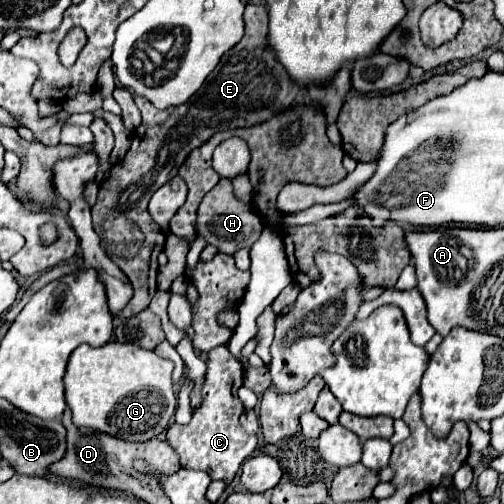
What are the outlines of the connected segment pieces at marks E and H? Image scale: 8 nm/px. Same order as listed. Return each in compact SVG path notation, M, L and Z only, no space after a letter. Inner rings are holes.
M246 5L244 29L246 33L242 41L222 57L222 61L210 73L198 93L184 105L160 111L144 97L134 95L134 101L142 113L142 123L134 131L128 153L118 165L112 167L110 179L102 183L98 201L92 207L94 229L100 237L100 247L120 269L124 269L134 289L134 295L126 309L122 313L116 313L114 317L128 319L132 315L138 315L148 307L154 293L158 291L156 257L164 249L166 237L148 215L148 201L152 193L166 181L170 181L178 173L188 153L204 145L214 133L264 123L276 113L288 109L298 95L298 85L288 77L286 69L282 69L278 59L274 57L274 51L266 43L268 13L262 5Z
M220 179L220 183L202 199L198 209L198 235L202 235L206 243L218 247L220 253L234 255L238 249L250 247L260 233L262 233L260 219L252 213L250 205L244 205L234 197L230 179Z

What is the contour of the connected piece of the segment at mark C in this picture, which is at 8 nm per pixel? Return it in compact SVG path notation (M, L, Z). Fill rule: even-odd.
M220 345L208 353L208 373L202 387L202 407L194 413L188 425L172 425L166 433L166 439L178 453L182 467L206 471L210 479L232 483L240 465L256 449L256 435L248 435L238 421L244 413L244 405L236 395L236 389L240 389L242 385L242 375L242 363L228 351L226 345Z

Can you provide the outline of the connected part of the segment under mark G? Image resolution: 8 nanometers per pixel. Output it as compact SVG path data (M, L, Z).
M110 341L102 347L80 345L72 351L64 375L66 403L80 427L92 427L124 441L158 437L176 411L170 361L138 345Z

